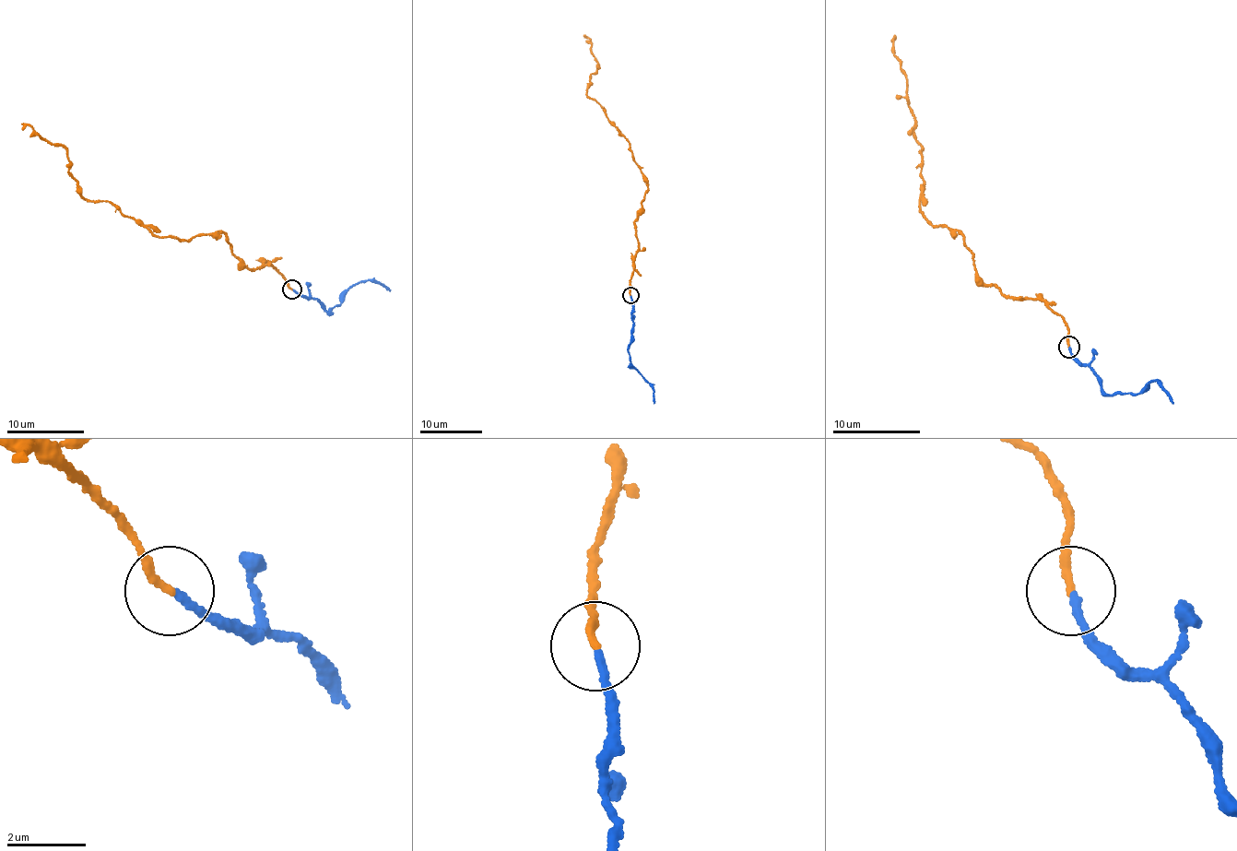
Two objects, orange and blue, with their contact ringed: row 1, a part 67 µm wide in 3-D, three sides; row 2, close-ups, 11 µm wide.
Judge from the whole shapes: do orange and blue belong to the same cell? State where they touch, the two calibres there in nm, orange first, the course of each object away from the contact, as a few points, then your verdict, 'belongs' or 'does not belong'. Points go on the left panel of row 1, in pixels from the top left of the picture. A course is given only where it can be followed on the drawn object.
at (292, 289); 190 nm thick on the orange side, 180 nm on the other; orange runs (292, 289), (266, 263), (241, 267), (221, 232), (180, 241), (88, 200), (71, 178), (67, 151), (21, 128); blue runs (292, 289), (310, 296), (330, 313), (331, 308), (340, 304), (344, 292), (357, 283), (371, 280), (390, 290); belongs

